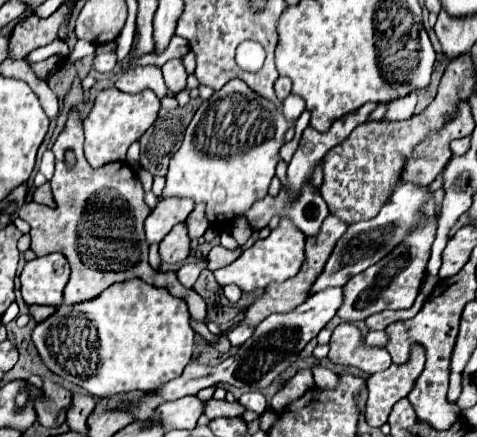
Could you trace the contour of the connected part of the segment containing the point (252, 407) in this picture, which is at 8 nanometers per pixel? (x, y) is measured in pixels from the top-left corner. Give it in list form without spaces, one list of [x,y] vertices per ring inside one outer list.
[[[259,391],[245,393],[239,401],[241,401],[249,411],[255,411],[257,415],[261,415],[261,413],[267,409],[267,399],[265,399],[263,393],[259,393]]]

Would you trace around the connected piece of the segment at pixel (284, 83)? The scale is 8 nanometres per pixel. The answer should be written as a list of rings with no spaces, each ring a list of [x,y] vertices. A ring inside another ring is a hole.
[[[279,77],[279,79],[275,81],[275,93],[277,93],[279,101],[283,101],[283,99],[291,93],[291,79],[287,79],[287,77]]]

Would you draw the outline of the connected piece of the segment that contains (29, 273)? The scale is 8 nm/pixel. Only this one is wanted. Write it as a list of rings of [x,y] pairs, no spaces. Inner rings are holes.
[[[51,253],[29,261],[21,273],[21,297],[27,305],[59,305],[69,281],[69,263],[63,255]]]

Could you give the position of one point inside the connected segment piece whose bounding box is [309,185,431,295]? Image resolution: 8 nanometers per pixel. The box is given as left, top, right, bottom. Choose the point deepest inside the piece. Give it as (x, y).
(363, 244)

